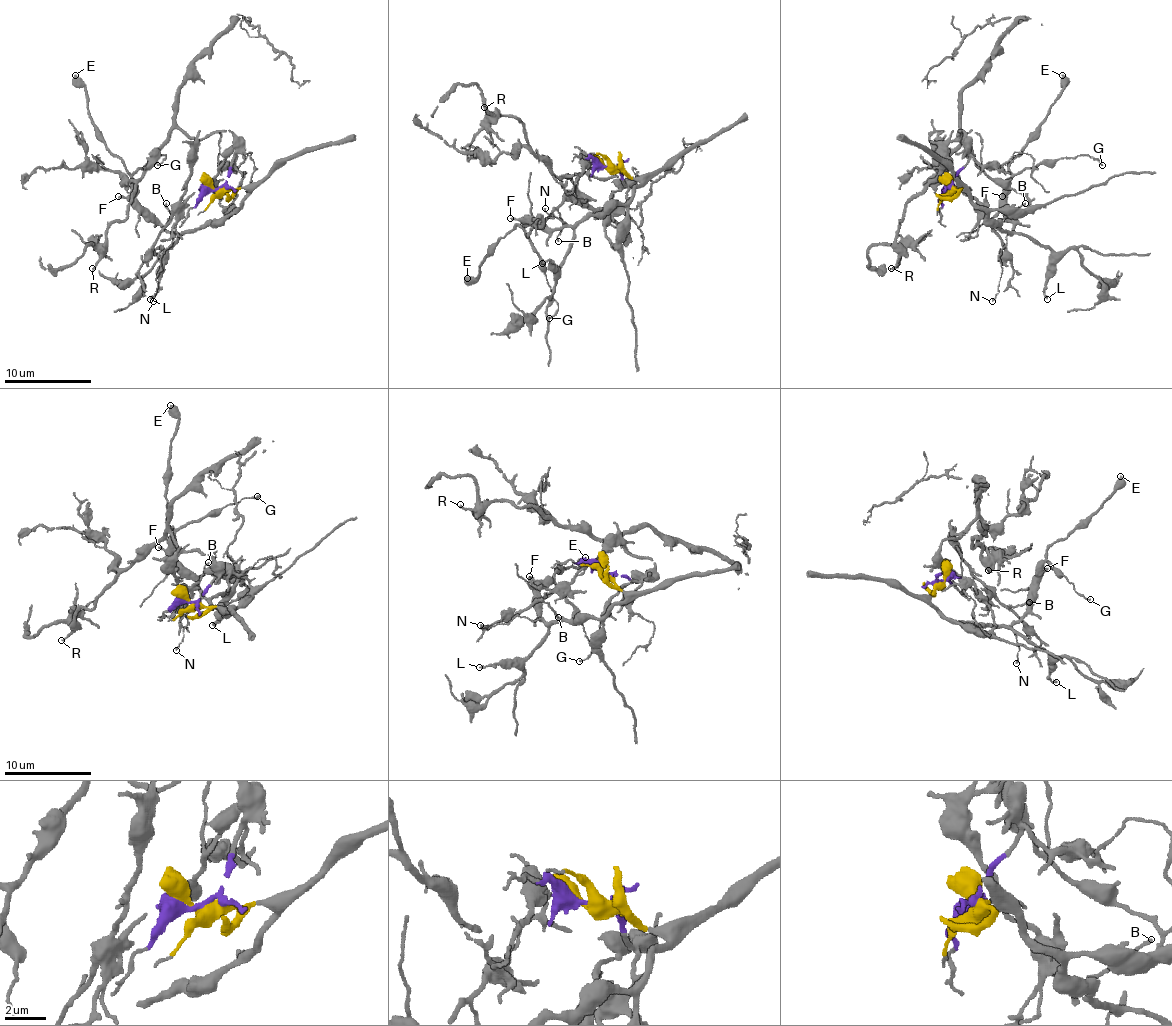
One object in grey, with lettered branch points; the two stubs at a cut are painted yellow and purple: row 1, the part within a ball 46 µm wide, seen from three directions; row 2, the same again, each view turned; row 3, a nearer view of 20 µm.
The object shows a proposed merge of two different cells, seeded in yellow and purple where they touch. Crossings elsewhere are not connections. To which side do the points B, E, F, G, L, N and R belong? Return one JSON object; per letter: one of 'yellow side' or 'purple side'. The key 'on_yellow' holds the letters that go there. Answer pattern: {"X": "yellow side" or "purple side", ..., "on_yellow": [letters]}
{"B": "purple side", "E": "yellow side", "F": "yellow side", "G": "yellow side", "L": "yellow side", "N": "yellow side", "R": "purple side", "on_yellow": ["E", "F", "G", "L", "N"]}

